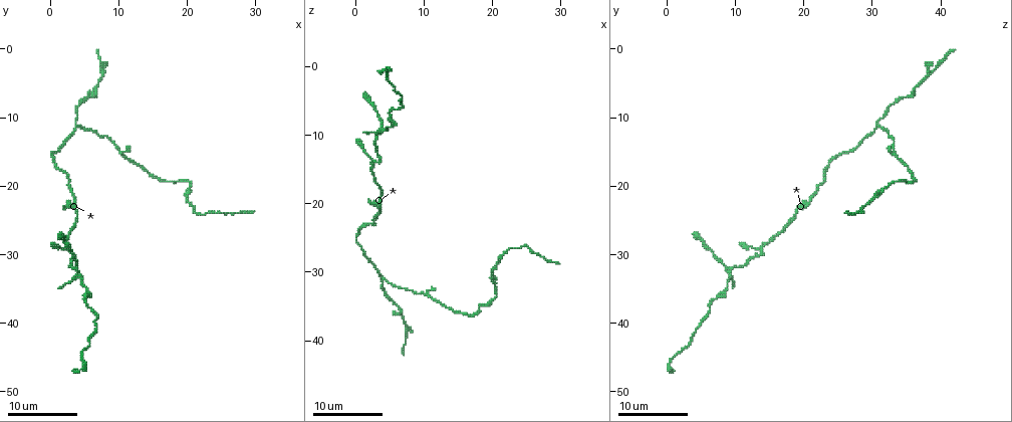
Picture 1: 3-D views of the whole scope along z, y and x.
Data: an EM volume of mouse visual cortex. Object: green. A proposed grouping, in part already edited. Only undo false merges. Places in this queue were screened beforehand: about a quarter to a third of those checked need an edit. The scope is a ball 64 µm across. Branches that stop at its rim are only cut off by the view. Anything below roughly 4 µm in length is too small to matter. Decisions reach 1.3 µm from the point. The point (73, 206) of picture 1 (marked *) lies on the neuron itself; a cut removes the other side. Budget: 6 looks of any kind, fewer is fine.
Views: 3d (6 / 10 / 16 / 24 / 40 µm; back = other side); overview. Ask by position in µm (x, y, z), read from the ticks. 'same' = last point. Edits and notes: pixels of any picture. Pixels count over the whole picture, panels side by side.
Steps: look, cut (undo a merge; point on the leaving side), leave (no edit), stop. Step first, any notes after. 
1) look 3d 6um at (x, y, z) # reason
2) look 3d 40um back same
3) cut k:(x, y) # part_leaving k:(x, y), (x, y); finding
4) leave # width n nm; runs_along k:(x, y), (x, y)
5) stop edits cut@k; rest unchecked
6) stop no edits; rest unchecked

look 3d 10um at (3.5, 11.0, 31.0) # a fork

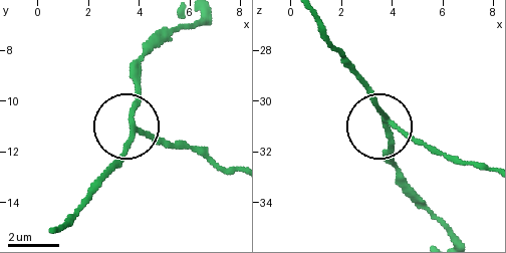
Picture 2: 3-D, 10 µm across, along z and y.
cut 2:(169, 141) # arms 3; part_leaving 2:(140, 130), (235, 169); a second neuron is stuck on

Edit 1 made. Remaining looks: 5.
look overview # redraw

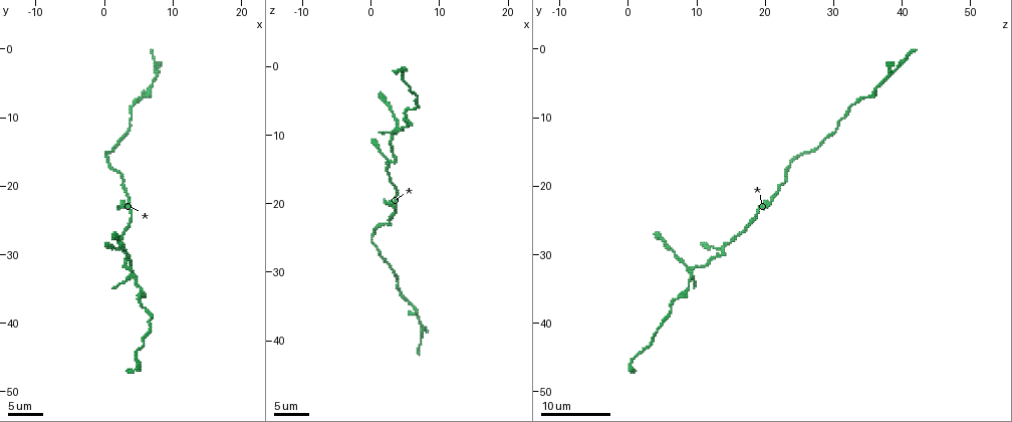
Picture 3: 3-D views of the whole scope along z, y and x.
look 3d 16um at (6.5, 6.0, 36.5) # three-way junction

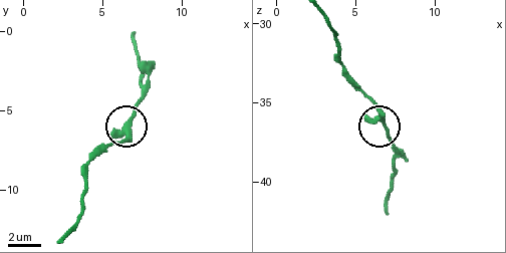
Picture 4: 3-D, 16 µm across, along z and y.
leave # width 250 nm; runs_along 4:(322, 16), (335, 32), (340, 61), (376, 109), (396, 157); continuous, no second neuron

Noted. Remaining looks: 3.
look 3d 6um at (4.0, 32.5, 9.0) # four-way junction

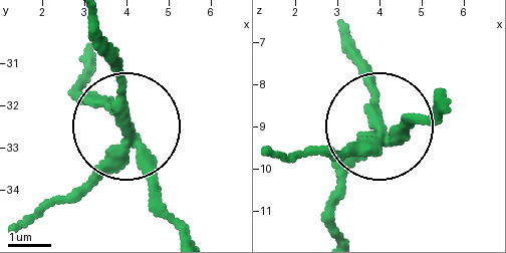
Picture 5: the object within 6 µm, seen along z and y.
cut 5:(121, 80) # width 270 nm; part_leaving 5:(124, 129), (124, 67), (95, 24); a second neuron is stuck on

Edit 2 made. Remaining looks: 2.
stop edits cut@2, cut@5; rest unchecked

